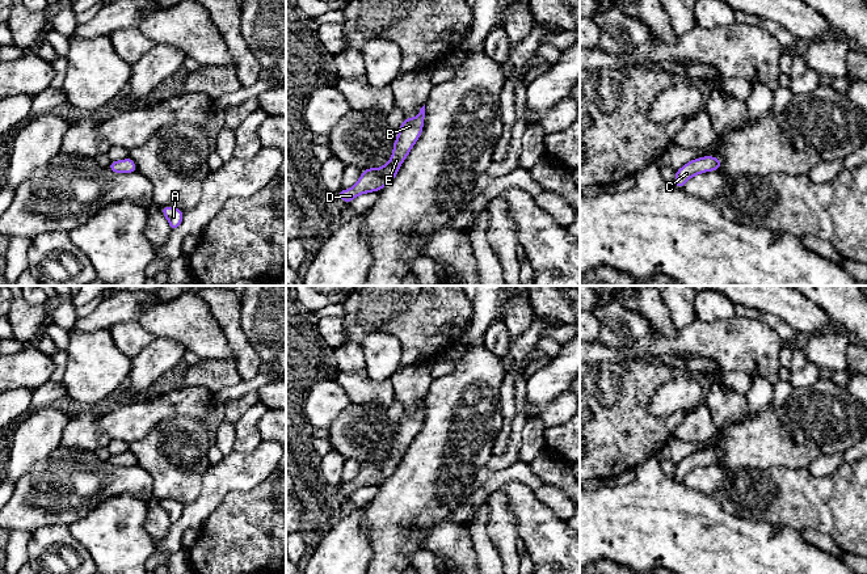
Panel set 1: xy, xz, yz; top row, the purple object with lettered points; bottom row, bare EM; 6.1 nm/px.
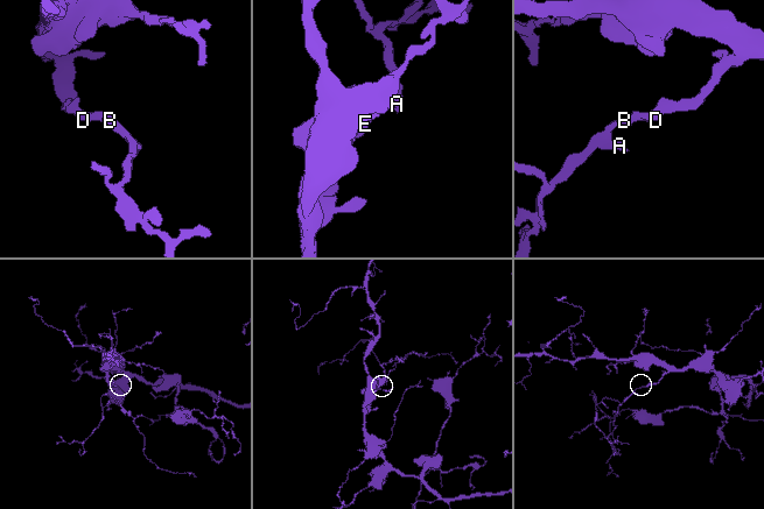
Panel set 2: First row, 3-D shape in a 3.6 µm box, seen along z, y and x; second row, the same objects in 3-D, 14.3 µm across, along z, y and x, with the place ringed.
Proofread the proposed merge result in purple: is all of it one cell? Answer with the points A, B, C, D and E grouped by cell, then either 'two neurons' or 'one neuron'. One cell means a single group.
A B C D E | one neuron

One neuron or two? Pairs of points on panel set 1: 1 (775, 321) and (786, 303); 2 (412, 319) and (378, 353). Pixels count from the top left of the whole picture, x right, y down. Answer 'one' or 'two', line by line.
1: two
2: two

